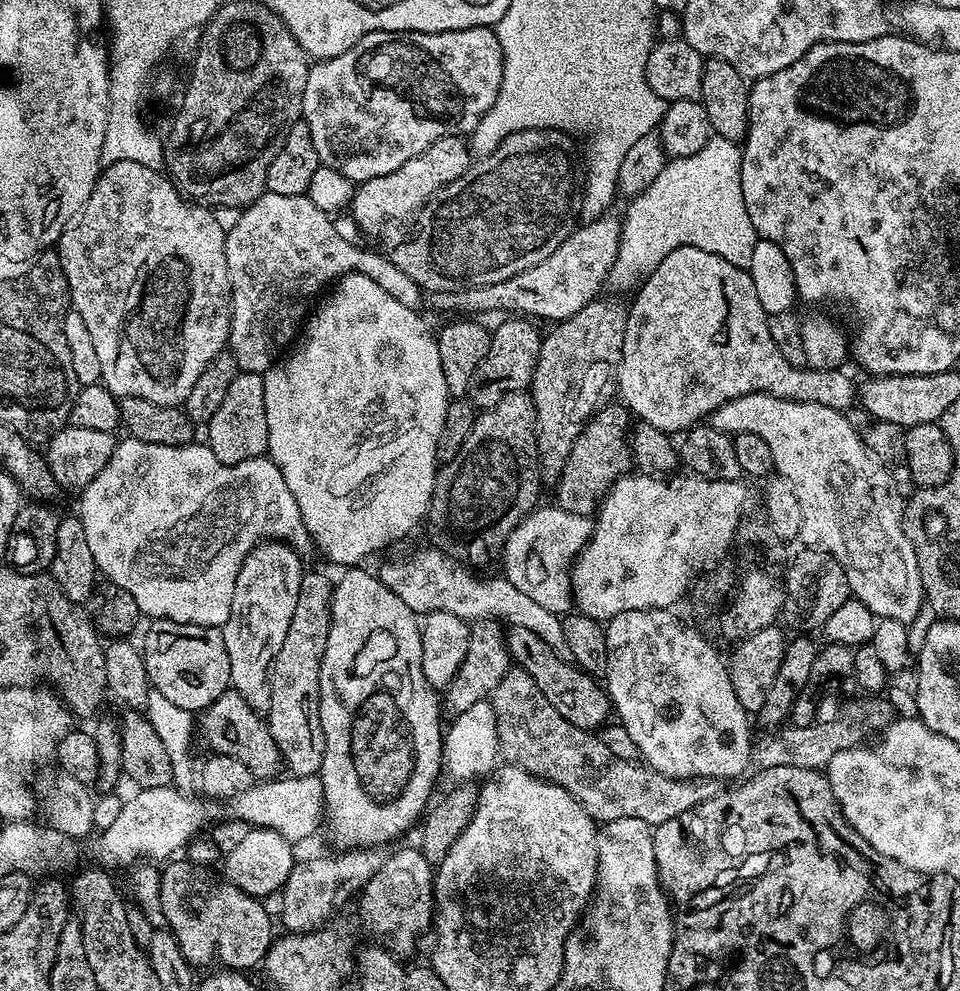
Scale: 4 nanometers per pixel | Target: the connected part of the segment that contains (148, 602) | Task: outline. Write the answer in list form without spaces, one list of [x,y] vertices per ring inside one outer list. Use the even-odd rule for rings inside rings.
[[[124,438],[117,443],[110,462],[102,468],[98,478],[90,482],[79,493],[80,509],[78,515],[82,522],[82,530],[86,530],[86,543],[90,546],[90,554],[94,554],[94,562],[99,575],[104,576],[115,587],[126,590],[138,602],[138,610],[152,620],[173,620],[183,624],[197,624],[207,628],[220,628],[226,618],[230,618],[230,602],[234,598],[234,582],[238,582],[238,570],[242,570],[242,562],[246,562],[246,554],[254,550],[257,544],[265,540],[279,540],[290,545],[301,554],[313,551],[312,536],[302,522],[302,514],[298,510],[298,502],[294,502],[294,494],[290,494],[290,486],[286,486],[286,478],[282,478],[282,470],[267,455],[250,458],[237,464],[223,464],[214,458],[211,448],[204,442],[179,444],[178,446],[158,446],[150,442]]]

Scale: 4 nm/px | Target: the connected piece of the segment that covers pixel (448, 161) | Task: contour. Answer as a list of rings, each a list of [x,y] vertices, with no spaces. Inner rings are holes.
[[[447,136],[438,142],[434,142],[421,154],[410,158],[410,162],[402,162],[402,166],[398,166],[398,170],[390,170],[390,174],[386,174],[382,178],[370,178],[363,181],[353,191],[352,202],[350,205],[350,213],[352,212],[352,220],[365,232],[366,235],[372,236],[375,232],[380,232],[384,228],[387,220],[400,220],[403,216],[419,213],[420,209],[435,197],[438,190],[442,190],[450,182],[454,182],[464,173],[473,163],[474,156],[468,153],[470,144],[464,136]]]

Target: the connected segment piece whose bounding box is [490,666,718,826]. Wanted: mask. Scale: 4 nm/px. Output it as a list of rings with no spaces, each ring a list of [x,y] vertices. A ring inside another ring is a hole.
[[[519,666],[509,667],[490,699],[498,726],[500,756],[508,759],[505,761],[509,765],[562,786],[601,825],[618,818],[640,818],[653,826],[670,822],[670,818],[686,814],[686,810],[718,791],[715,780],[671,780],[650,767],[614,758],[599,735],[566,722],[543,697],[534,678]]]

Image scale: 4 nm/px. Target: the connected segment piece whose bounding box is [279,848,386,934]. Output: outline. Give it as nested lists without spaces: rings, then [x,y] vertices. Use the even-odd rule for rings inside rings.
[[[365,848],[355,854],[340,854],[335,860],[332,856],[320,856],[305,864],[293,863],[290,878],[284,884],[280,900],[280,920],[292,934],[314,932],[325,927],[328,920],[348,899],[359,893],[382,870],[386,856],[380,848]]]

